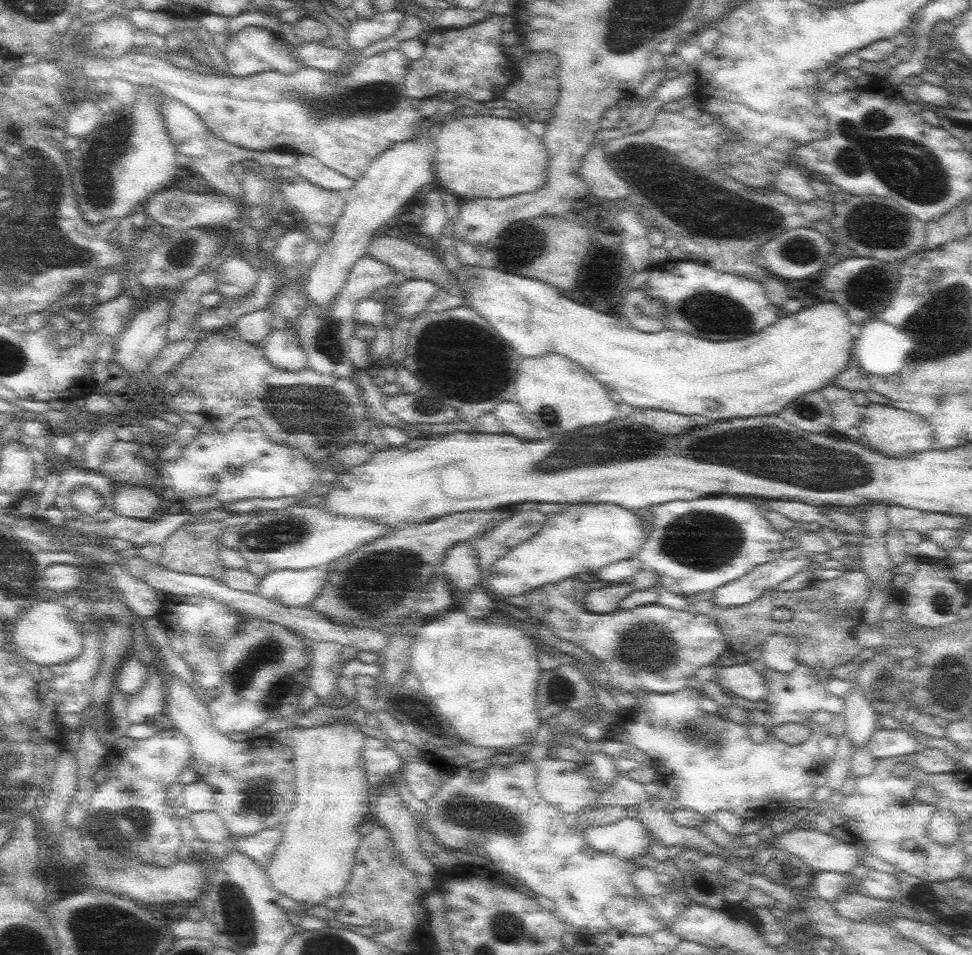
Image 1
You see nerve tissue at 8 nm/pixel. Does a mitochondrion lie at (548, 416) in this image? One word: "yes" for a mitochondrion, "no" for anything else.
yes

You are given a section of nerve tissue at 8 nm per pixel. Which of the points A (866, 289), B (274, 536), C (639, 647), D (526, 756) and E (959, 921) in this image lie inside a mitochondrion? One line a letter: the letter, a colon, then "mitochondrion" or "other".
A: mitochondrion
B: mitochondrion
C: mitochondrion
D: other
E: other

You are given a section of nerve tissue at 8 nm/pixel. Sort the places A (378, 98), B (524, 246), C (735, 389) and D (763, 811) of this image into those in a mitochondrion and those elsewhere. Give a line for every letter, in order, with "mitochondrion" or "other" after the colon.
A: mitochondrion
B: mitochondrion
C: other
D: other

